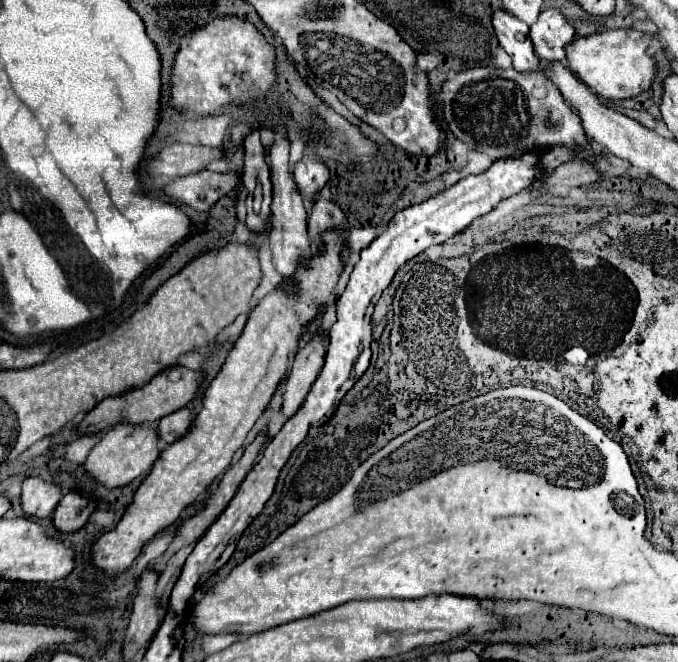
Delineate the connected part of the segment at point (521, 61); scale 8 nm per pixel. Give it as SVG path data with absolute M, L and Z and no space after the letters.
M503 9L493 11L491 23L493 23L499 45L513 59L515 69L519 69L519 71L541 71L545 67L545 63L539 61L533 53L533 45L527 37L527 31L529 31L527 23L509 15Z

